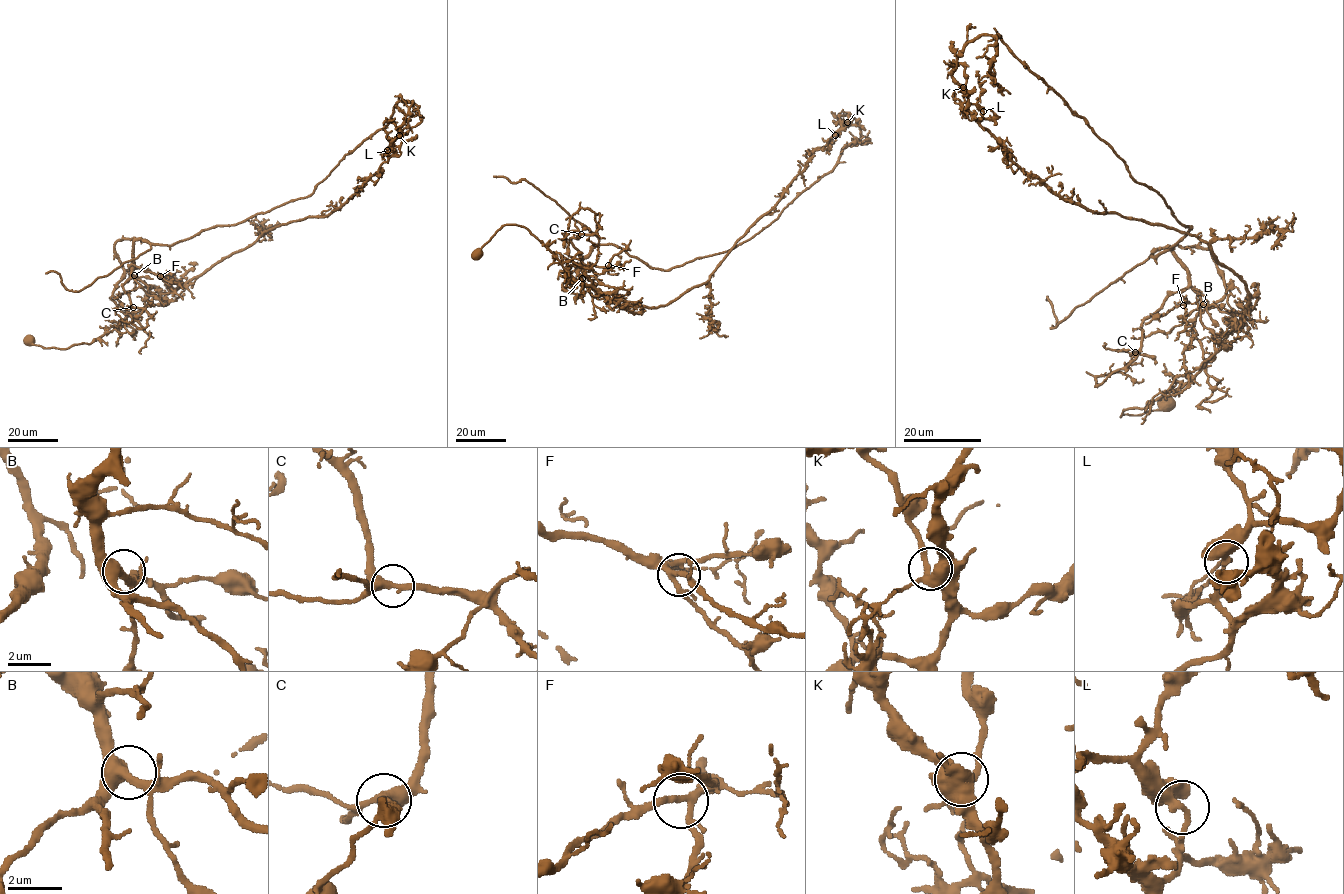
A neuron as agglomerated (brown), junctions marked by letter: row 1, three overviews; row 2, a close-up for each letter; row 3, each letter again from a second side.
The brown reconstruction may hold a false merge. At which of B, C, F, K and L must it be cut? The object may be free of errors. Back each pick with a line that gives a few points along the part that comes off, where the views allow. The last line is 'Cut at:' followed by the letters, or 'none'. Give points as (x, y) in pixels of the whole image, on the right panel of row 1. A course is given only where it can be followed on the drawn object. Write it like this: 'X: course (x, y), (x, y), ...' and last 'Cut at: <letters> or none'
L: course (983, 111), (952, 72), (997, 35), (1191, 227), (1152, 256), (1210, 251), (1226, 294), (1141, 423)
Cut at: L

